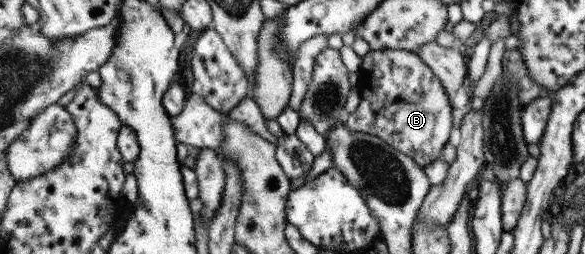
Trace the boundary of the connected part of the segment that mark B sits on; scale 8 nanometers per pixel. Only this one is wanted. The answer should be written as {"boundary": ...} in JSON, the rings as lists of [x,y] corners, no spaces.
{"boundary":[[[406,49],[370,50],[362,61],[360,78],[363,80],[363,90],[360,95],[363,101],[351,113],[347,125],[354,132],[380,137],[395,149],[412,157],[423,169],[431,162],[442,159],[443,150],[453,131],[453,107],[440,77],[417,52]]]}

